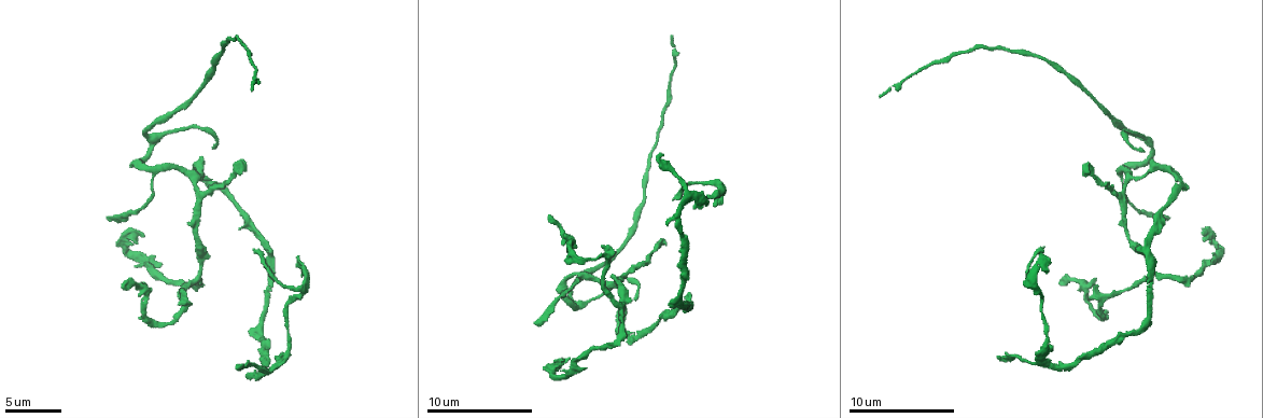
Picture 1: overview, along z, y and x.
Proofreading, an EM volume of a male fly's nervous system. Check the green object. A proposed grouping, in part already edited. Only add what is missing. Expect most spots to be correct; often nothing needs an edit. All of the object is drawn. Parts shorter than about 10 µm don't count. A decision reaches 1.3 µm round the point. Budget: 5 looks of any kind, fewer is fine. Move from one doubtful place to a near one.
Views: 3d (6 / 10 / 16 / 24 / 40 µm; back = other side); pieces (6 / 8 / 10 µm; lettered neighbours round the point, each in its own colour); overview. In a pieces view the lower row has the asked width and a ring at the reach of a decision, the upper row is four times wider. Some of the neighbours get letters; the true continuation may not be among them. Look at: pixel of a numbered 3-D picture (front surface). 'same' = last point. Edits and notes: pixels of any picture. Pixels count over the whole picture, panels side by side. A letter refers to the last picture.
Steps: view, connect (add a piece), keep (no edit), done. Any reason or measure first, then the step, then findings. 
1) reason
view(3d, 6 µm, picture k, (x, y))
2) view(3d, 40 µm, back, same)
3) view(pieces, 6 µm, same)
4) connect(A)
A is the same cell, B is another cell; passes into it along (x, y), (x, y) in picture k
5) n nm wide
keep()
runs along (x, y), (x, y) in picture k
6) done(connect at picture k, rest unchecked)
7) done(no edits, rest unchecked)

free end
view(3d, 10 µm, picture 1, (539, 322))

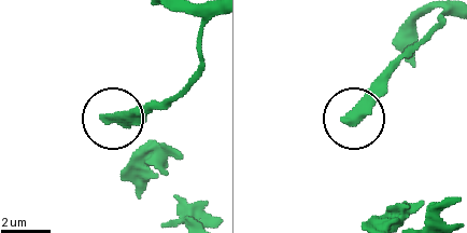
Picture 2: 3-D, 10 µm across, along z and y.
view(pieces, 6 µm, picture 2, (349, 123))

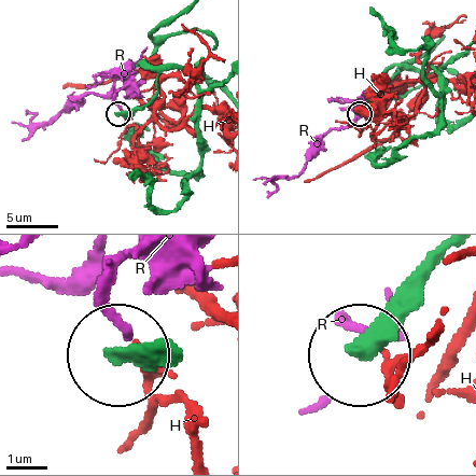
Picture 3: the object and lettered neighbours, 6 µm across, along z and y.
keep()
H and R are other cells; runs along (168, 342), (120, 349) in picture 3; no lettered piece goes on from it

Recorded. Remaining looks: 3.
tapers out
view(3d, 6 µm, picture 1, (880, 97))

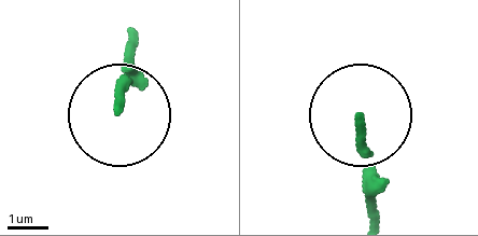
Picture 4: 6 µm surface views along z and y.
view(pieces, 6 µm, picture 4, (120, 107))

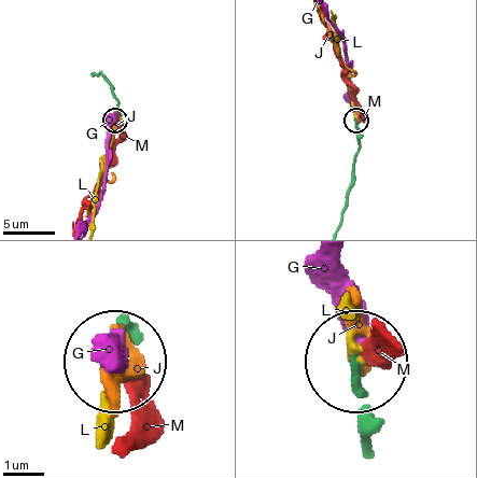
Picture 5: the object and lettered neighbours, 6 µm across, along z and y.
connect(L)
L is the same cell, G, J and M are other cells; it goes on there

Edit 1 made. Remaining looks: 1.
an open end
view(pieces, 6 µm, picture 1, (674, 196))

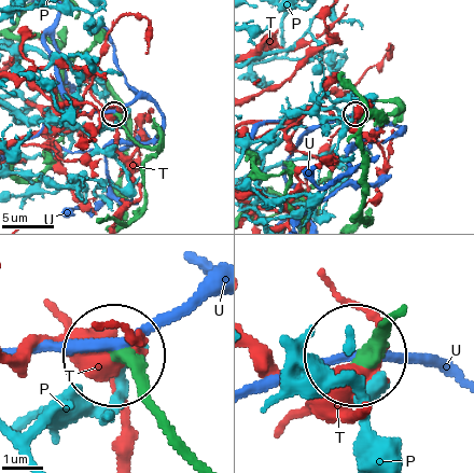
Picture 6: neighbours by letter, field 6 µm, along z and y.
keep()
P, T and U are other cells; runs along (133, 216), (144, 204), (144, 167), (156, 152), (114, 114) in picture 6; no lettered piece goes on from it

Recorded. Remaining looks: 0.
done(connect at picture 5, rest unchecked)

